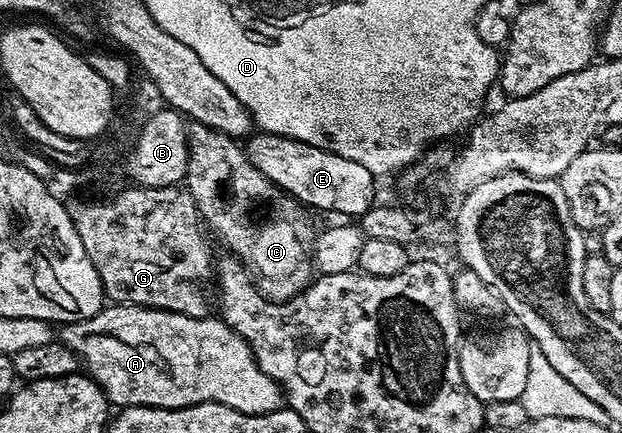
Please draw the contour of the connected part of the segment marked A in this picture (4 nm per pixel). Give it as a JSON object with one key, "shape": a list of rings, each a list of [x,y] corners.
{"shape":[[[111,303],[89,319],[64,324],[58,330],[57,337],[58,340],[62,341],[64,345],[68,345],[77,354],[86,376],[102,387],[103,394],[107,396],[108,402],[115,407],[140,405],[141,407],[180,409],[181,407],[189,407],[197,403],[221,403],[225,407],[233,407],[233,411],[241,411],[249,415],[259,415],[261,413],[271,413],[274,409],[280,408],[285,401],[283,390],[279,388],[278,383],[273,379],[269,379],[269,375],[265,375],[265,371],[261,371],[261,367],[257,367],[257,359],[253,355],[251,348],[245,343],[245,339],[241,339],[241,335],[237,335],[237,331],[233,331],[222,319],[215,315],[190,317],[189,315],[181,315],[180,313],[165,311],[164,309],[150,309],[140,305],[117,305]]]}

